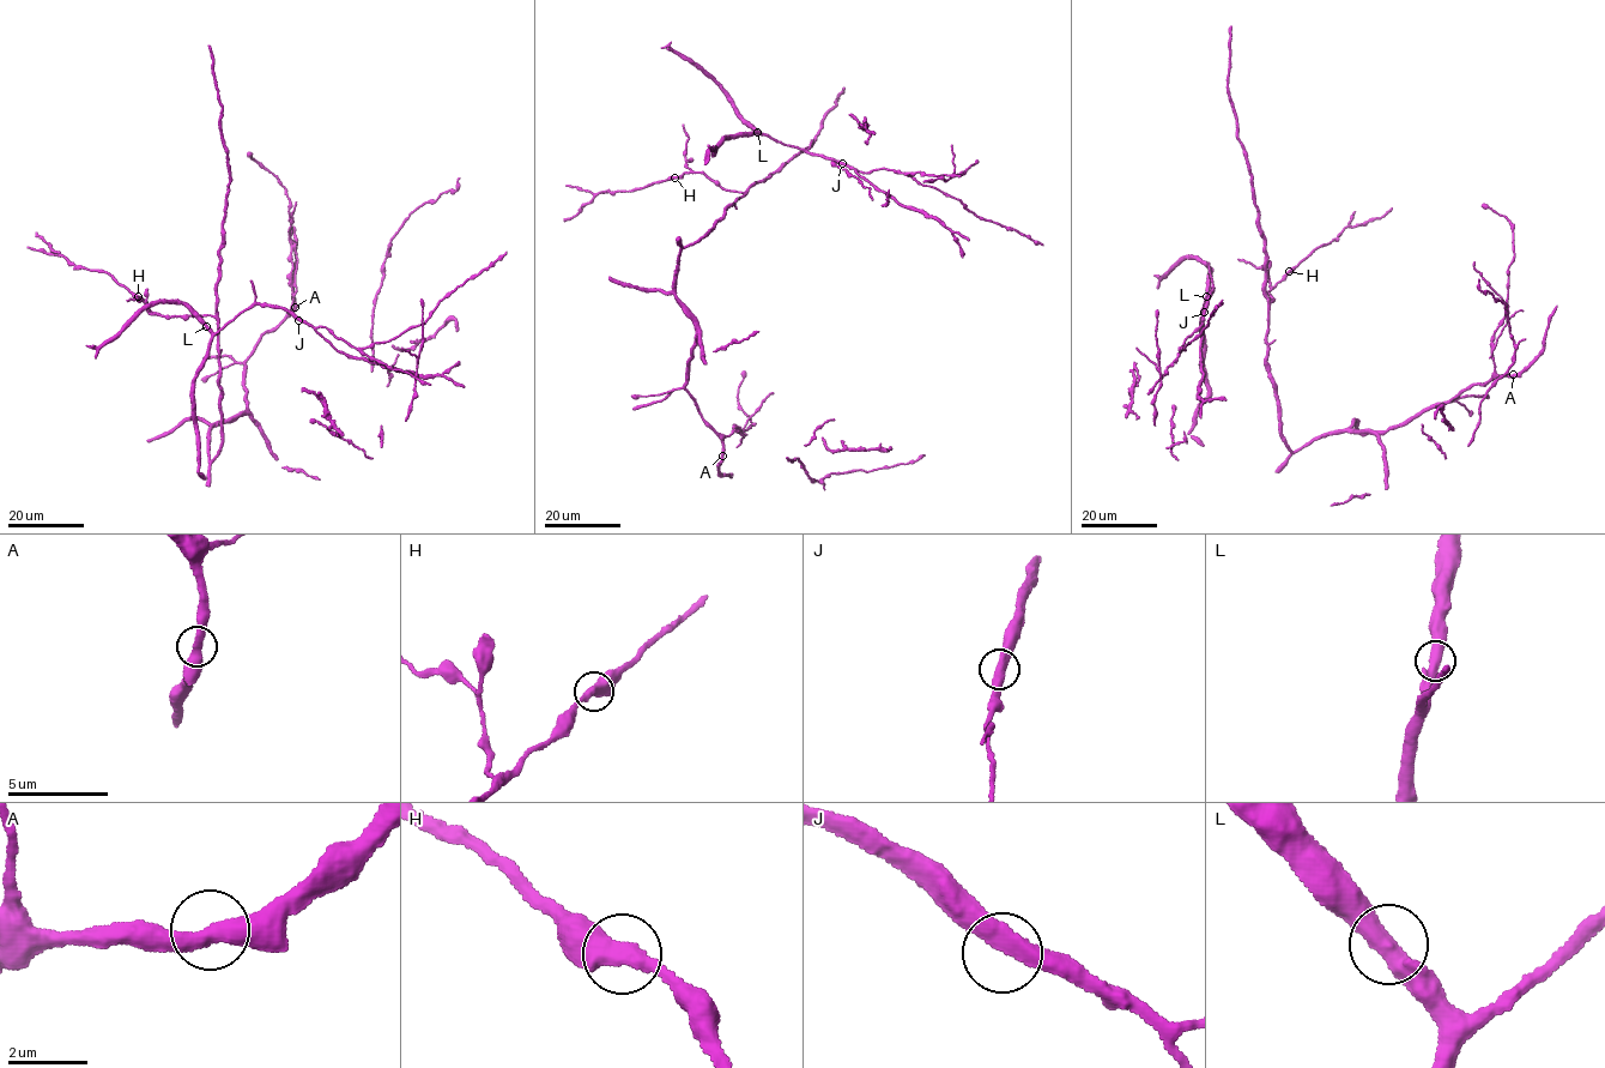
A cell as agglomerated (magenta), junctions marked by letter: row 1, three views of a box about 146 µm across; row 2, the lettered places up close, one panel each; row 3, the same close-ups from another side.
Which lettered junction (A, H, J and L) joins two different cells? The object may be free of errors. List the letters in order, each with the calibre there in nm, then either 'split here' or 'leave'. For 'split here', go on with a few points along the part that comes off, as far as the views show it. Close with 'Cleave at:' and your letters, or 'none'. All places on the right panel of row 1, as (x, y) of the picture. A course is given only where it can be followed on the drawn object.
A: 440 nm thick; leave
H: 440 nm thick; leave
J: 440 nm thick; leave
L: 460 nm thick; leave
Cleave at: none

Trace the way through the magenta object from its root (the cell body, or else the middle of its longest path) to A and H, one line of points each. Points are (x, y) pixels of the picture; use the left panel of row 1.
A: (214, 318), (222, 445), (211, 460), (207, 441), (212, 427), (248, 408), (246, 361), (260, 336), (295, 307)
H: (214, 318), (158, 315), (138, 297)

